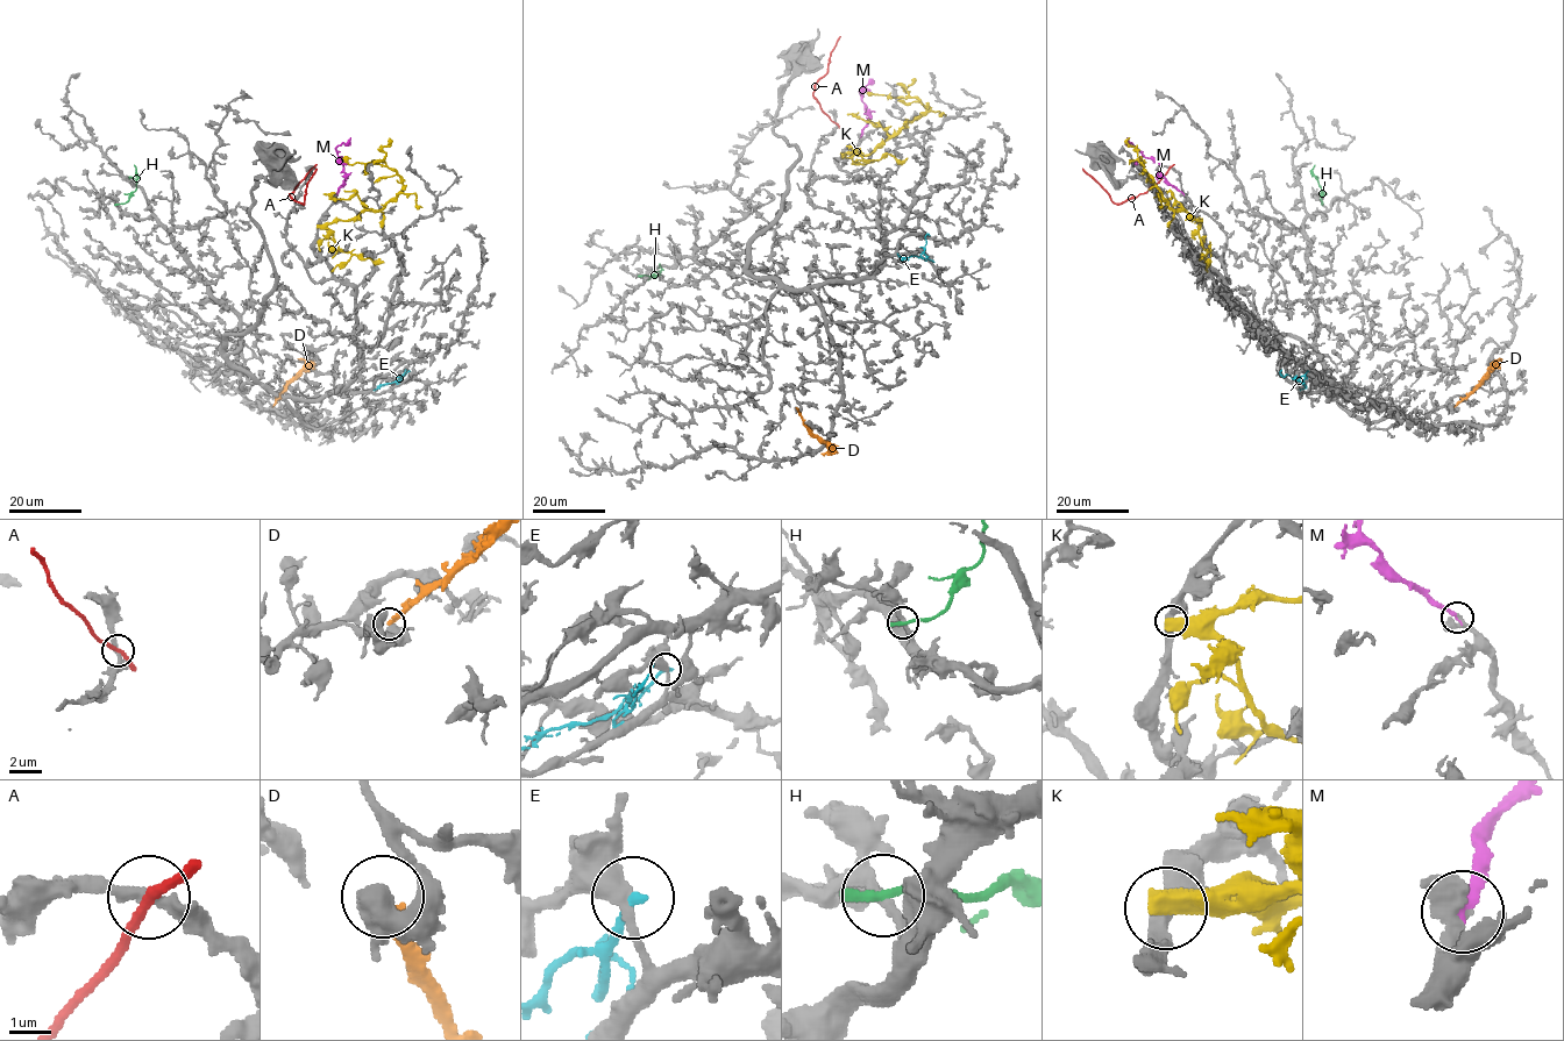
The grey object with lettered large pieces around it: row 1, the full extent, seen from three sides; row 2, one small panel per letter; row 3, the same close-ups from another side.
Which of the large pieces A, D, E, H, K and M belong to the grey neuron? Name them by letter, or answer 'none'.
M

